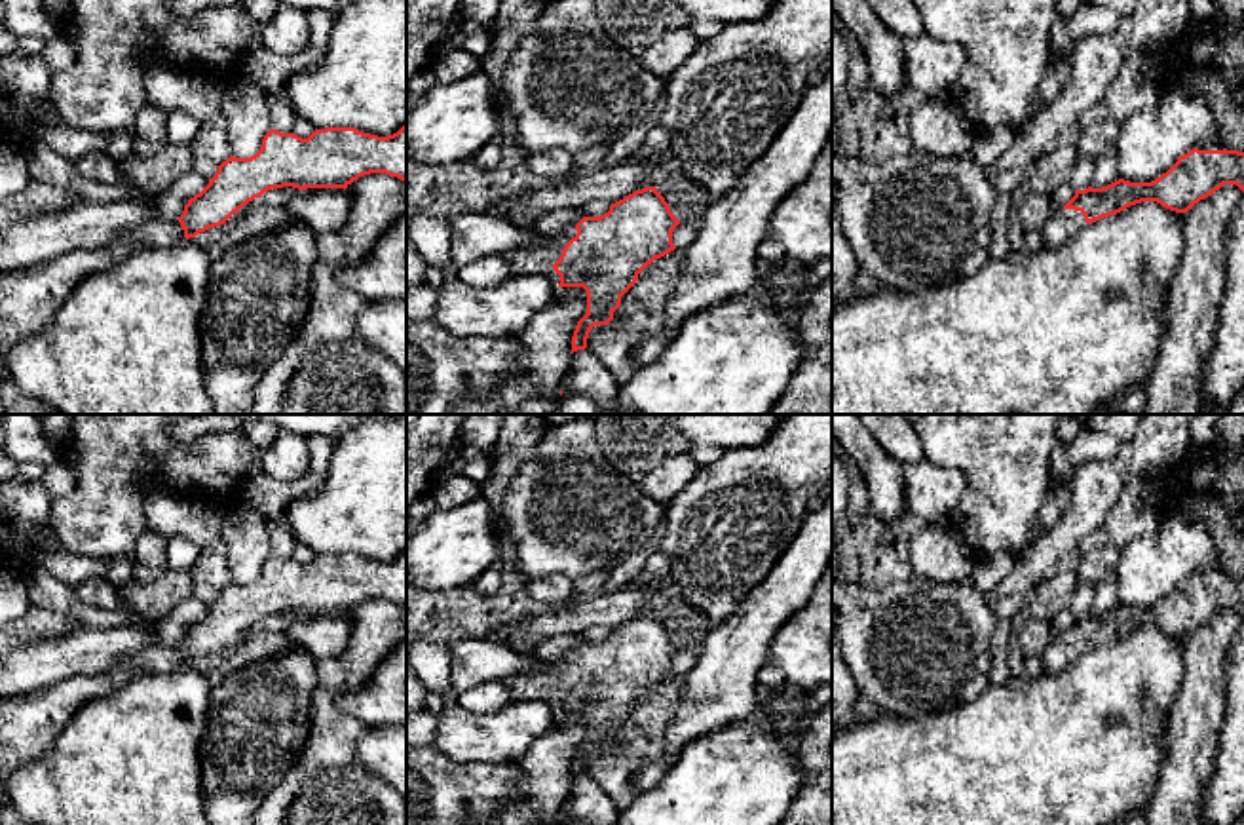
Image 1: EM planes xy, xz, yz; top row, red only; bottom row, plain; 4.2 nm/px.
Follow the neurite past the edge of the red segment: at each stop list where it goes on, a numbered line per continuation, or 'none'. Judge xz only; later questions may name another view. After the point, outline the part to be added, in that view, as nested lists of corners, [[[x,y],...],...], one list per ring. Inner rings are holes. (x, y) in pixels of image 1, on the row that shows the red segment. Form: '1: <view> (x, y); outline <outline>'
1: xz (532, 259); outline [[[570,226],[560,234],[543,236],[537,245],[513,249],[501,253],[501,257],[509,262],[513,274],[545,274],[558,287],[560,276],[553,266],[560,259],[564,245],[575,238],[575,234],[575,226]]]

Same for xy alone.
1: xy (31, 297); outline [[[156,217],[97,249],[74,249],[28,268],[0,274],[0,384],[17,342],[46,331],[74,287],[142,249],[184,240],[179,221]]]

